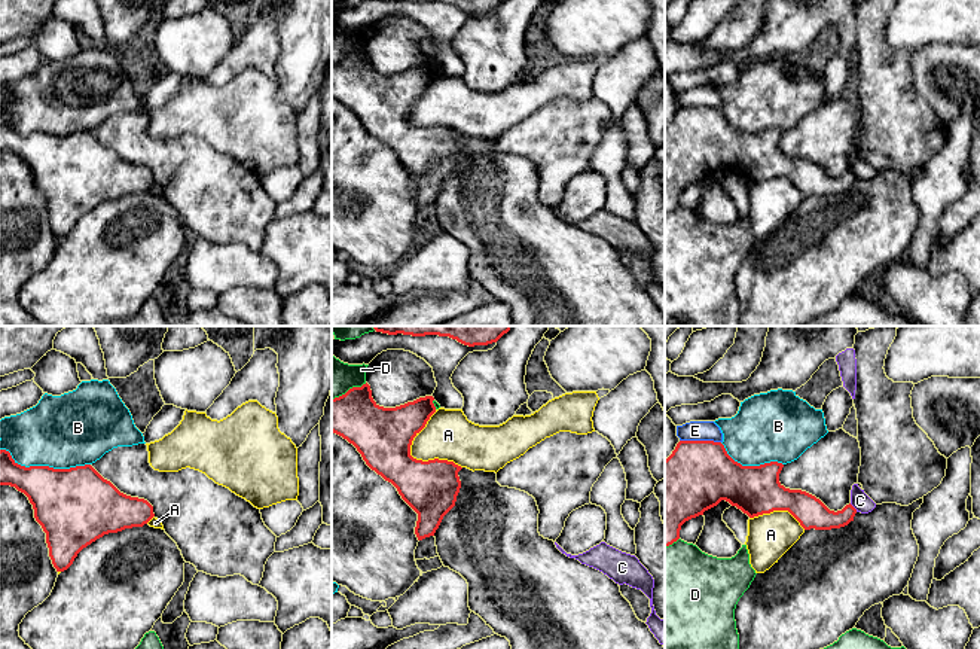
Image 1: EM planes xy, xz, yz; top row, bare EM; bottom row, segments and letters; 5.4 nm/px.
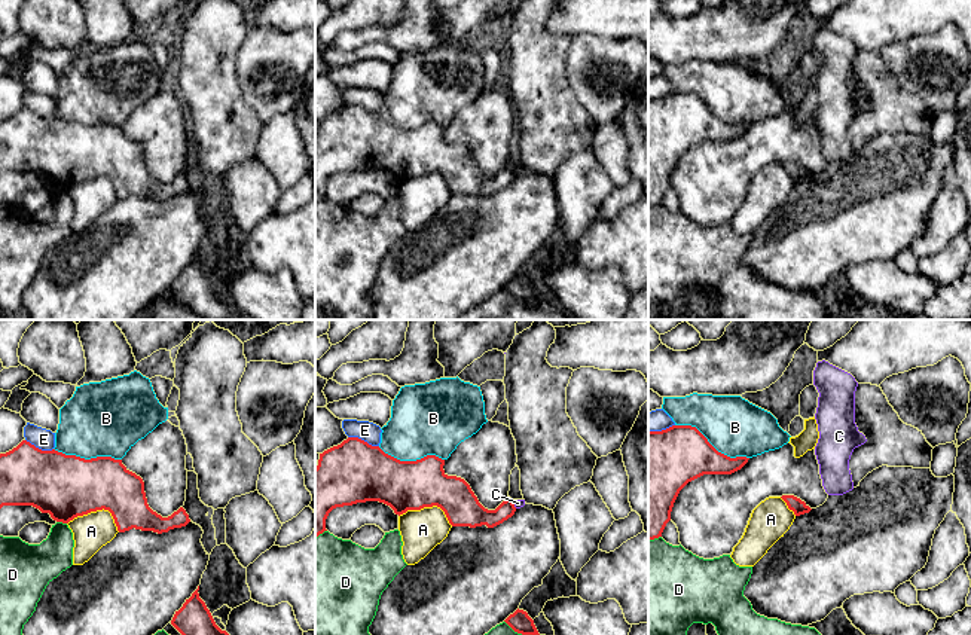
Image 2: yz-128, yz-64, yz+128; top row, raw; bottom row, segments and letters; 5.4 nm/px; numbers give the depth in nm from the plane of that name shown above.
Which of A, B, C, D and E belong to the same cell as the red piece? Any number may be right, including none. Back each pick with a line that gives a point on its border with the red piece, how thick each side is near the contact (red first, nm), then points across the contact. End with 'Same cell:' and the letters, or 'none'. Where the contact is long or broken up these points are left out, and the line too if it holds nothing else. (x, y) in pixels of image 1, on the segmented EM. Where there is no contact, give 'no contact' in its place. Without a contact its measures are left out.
Same cell: none

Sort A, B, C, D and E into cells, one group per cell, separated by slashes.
A / B / C / D / E

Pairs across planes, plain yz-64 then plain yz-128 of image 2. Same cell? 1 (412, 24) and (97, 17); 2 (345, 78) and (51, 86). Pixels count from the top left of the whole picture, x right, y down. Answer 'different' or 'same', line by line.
1: same
2: same

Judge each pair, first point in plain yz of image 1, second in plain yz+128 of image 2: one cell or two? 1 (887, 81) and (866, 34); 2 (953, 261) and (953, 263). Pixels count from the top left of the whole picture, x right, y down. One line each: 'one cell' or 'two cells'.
1: two cells
2: one cell

